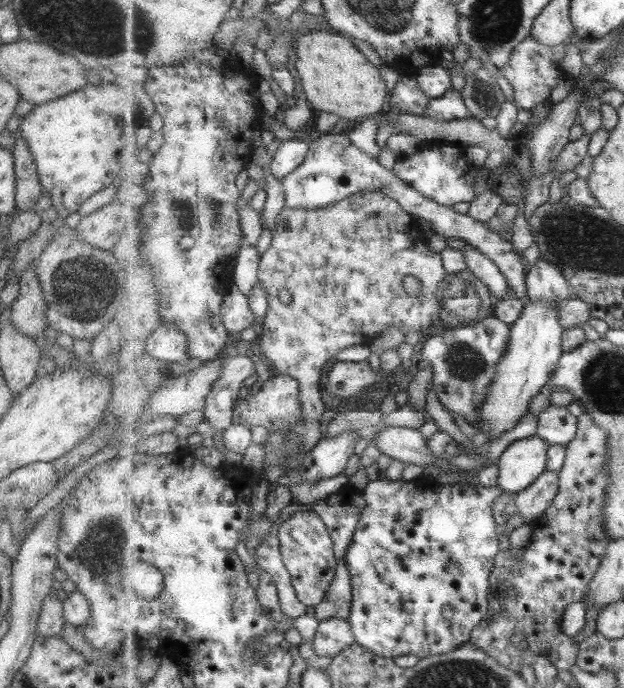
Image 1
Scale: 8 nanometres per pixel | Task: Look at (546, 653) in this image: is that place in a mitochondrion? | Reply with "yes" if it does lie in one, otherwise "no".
no

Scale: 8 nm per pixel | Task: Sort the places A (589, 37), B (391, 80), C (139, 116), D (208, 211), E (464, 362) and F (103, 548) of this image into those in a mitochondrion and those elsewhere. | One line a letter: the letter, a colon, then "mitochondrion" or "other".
A: other
B: other
C: mitochondrion
D: mitochondrion
E: mitochondrion
F: mitochondrion

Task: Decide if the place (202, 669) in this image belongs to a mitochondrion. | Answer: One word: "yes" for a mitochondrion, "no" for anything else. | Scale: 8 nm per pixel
no

